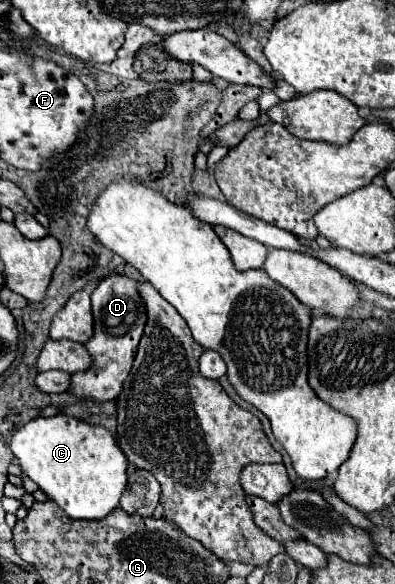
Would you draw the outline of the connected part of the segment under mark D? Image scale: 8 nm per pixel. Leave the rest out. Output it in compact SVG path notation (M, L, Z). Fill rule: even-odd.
M118 273L106 275L92 291L92 311L94 311L94 337L86 343L86 347L94 357L94 365L88 371L72 375L70 391L74 391L80 397L104 403L116 399L118 393L122 391L122 381L126 379L132 367L136 347L144 333L146 305L138 293L138 281Z

